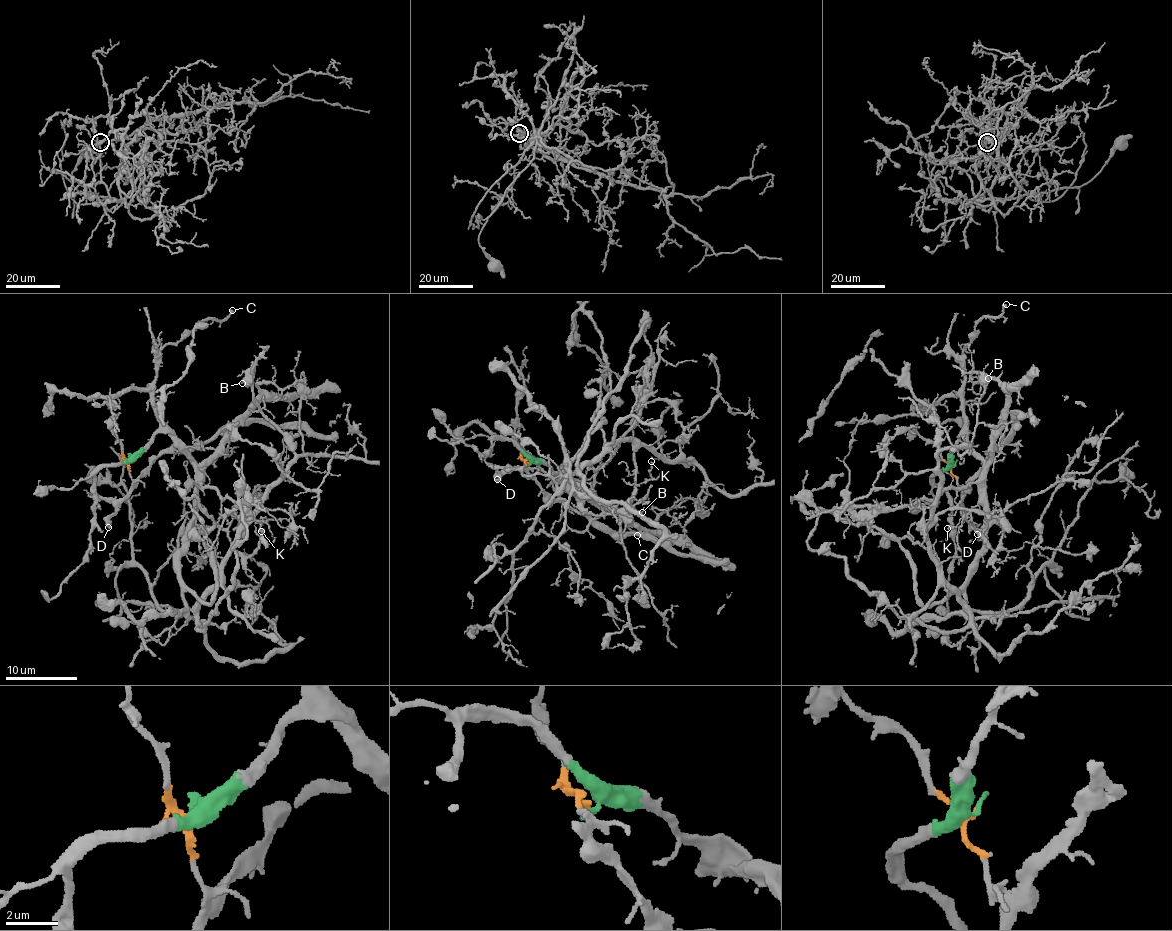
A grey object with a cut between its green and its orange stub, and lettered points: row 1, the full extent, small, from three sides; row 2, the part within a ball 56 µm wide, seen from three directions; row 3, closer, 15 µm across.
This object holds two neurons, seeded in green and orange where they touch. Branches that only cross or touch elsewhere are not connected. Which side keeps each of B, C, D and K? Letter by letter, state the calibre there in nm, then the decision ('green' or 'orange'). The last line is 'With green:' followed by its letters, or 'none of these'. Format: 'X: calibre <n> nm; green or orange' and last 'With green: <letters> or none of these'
B: calibre 110 nm; green
C: calibre 260 nm; green
D: calibre 320 nm; orange
K: calibre 110 nm; green
With green: B, C, K

